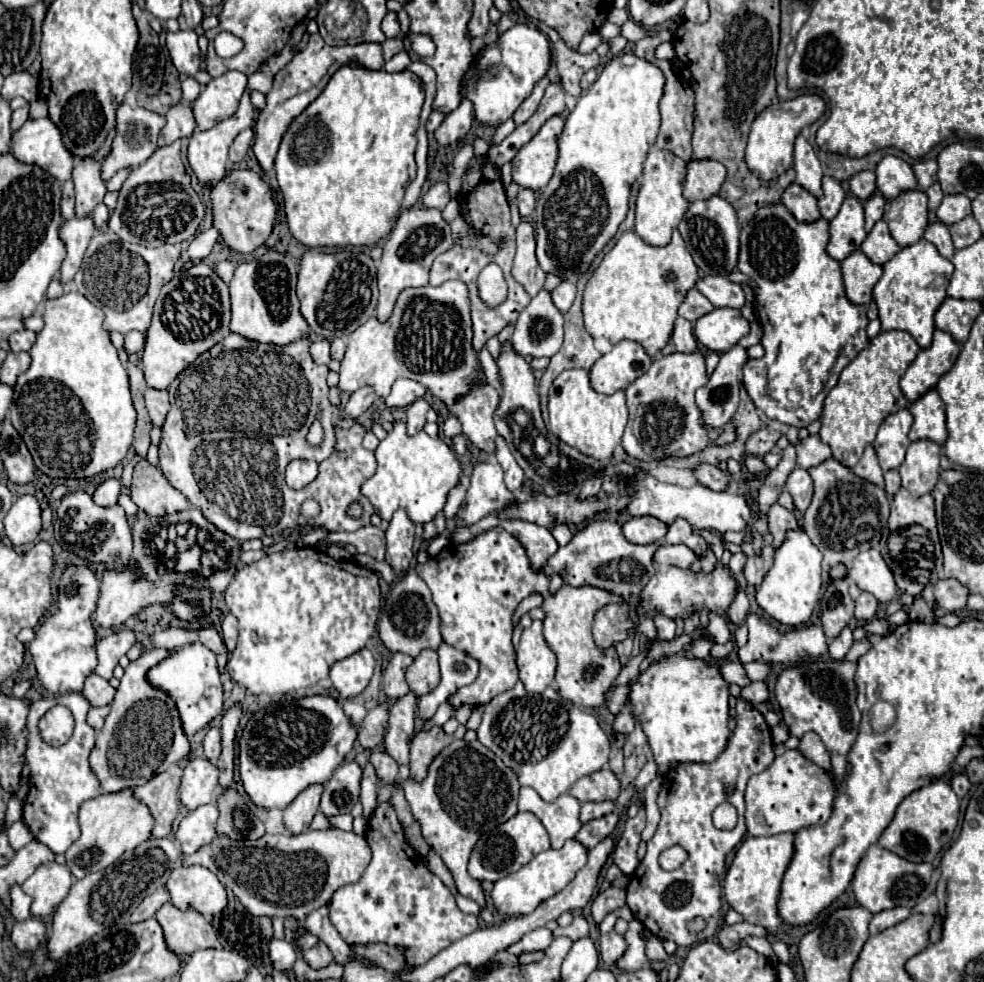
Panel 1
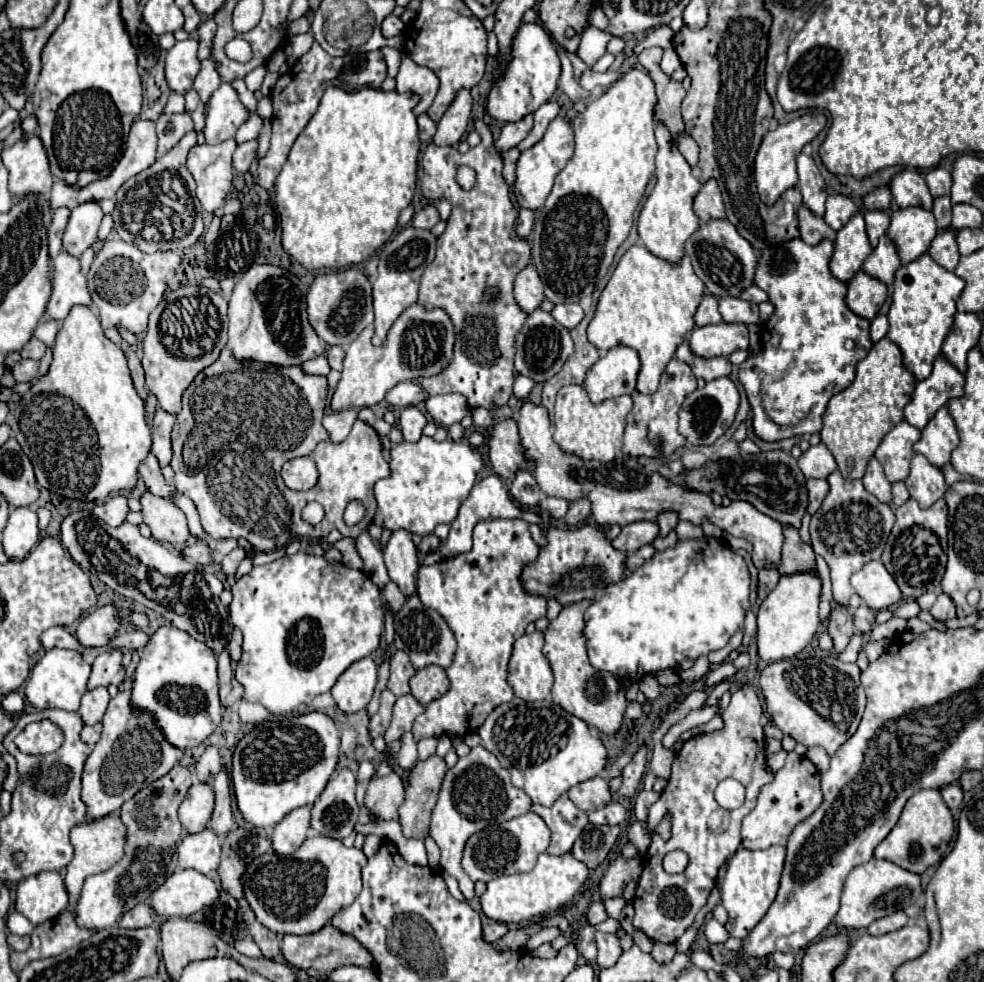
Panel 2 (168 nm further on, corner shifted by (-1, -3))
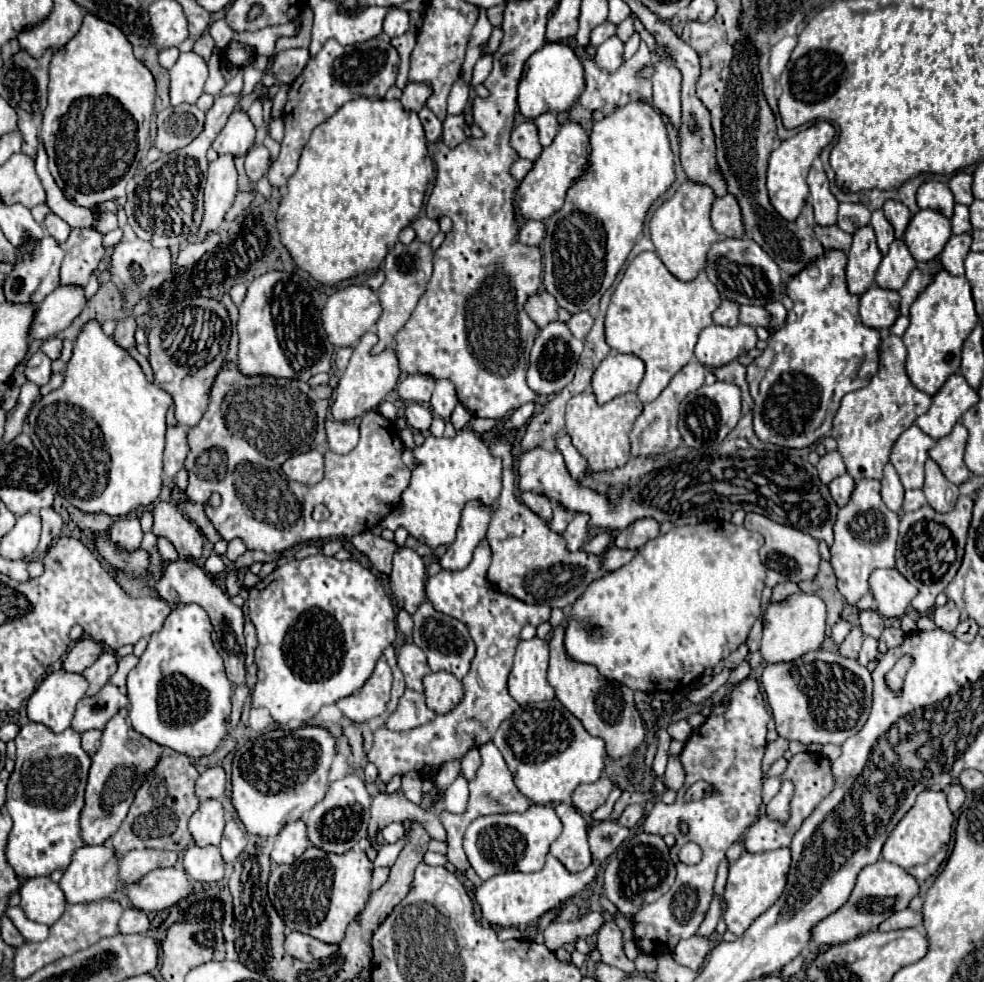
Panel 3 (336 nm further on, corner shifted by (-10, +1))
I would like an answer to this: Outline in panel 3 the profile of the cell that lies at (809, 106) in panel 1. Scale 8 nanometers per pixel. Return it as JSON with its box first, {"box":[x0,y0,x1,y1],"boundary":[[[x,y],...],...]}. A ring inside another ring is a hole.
{"box":[767,121,835,221],"boundary":[[[817,121],[815,125],[811,125],[805,131],[799,131],[797,135],[793,135],[791,139],[783,141],[769,159],[769,171],[767,171],[767,189],[769,189],[769,199],[771,205],[775,207],[775,211],[787,219],[787,221],[795,221],[807,201],[809,189],[807,189],[807,173],[813,165],[813,159],[823,151],[823,147],[827,147],[835,137],[835,129],[831,123],[827,121]]]}

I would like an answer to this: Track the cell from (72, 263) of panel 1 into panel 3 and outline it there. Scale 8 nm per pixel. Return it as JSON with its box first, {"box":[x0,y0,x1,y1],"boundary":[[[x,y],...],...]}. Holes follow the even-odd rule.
{"box":[29,285,87,341],"boundary":[[[59,285],[51,295],[45,297],[45,301],[37,305],[35,317],[29,329],[29,337],[37,341],[45,341],[61,333],[65,327],[71,325],[71,321],[83,311],[85,305],[87,305],[87,299],[81,287]]]}

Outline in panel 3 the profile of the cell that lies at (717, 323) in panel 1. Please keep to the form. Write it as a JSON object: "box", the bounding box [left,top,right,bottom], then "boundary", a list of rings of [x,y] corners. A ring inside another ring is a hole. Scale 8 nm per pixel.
{"box":[695,325,757,369],"boundary":[[[711,325],[701,331],[699,341],[695,345],[695,357],[699,359],[701,365],[717,369],[755,349],[755,343],[757,335],[755,329],[749,325],[737,327]]]}

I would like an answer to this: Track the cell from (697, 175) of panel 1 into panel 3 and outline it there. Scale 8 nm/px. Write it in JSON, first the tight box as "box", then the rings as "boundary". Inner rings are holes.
{"box":[711,195,743,237],"boundary":[[[725,195],[715,199],[711,209],[713,229],[723,237],[743,237],[743,219],[739,203],[733,195]]]}

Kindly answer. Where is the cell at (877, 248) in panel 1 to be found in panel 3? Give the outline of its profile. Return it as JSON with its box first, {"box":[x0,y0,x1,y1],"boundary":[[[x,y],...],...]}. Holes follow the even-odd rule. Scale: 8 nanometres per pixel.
{"box":[875,239,917,291],"boundary":[[[895,239],[891,243],[891,249],[889,253],[883,257],[879,269],[877,269],[877,277],[875,277],[875,283],[881,287],[881,289],[893,289],[893,291],[899,291],[909,273],[917,267],[915,259],[911,257],[907,245],[901,241],[901,239]]]}

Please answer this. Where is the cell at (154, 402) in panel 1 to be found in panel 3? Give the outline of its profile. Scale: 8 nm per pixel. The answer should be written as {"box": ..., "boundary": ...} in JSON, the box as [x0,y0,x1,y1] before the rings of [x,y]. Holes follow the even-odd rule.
{"box":[163,425,189,481],"boundary":[[[183,425],[167,427],[167,445],[165,445],[165,459],[163,459],[163,475],[167,481],[175,479],[175,475],[185,467],[187,453],[189,453],[187,429]]]}

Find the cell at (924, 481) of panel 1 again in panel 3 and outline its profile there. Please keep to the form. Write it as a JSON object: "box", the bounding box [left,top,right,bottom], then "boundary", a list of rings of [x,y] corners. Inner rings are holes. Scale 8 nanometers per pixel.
{"box":[923,459,959,513],"boundary":[[[929,459],[925,463],[925,485],[923,485],[923,493],[927,497],[927,503],[939,511],[939,513],[947,513],[955,507],[955,501],[959,497],[959,489],[957,485],[953,485],[951,481],[945,479],[945,475],[941,473],[939,465]]]}

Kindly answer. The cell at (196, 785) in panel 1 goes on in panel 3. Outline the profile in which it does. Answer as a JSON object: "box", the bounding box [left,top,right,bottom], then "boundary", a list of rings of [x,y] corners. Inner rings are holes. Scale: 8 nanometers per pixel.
{"box":[189,799,225,847],"boundary":[[[207,799],[199,803],[199,809],[193,813],[189,821],[189,831],[199,847],[203,845],[219,845],[223,835],[225,819],[223,807],[217,799]]]}

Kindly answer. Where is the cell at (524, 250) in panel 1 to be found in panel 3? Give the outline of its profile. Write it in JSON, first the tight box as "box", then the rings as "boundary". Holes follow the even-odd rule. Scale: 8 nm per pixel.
{"box":[525,289,557,329],"boundary":[[[539,289],[537,295],[529,297],[527,305],[525,305],[529,317],[535,321],[535,325],[541,329],[543,325],[549,325],[551,321],[557,319],[557,301],[551,293],[547,293],[545,289]]]}

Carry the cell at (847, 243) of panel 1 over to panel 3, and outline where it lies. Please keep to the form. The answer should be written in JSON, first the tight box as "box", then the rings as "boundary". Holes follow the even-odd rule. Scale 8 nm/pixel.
{"box":[847,227,881,295],"boundary":[[[861,227],[853,235],[853,245],[847,253],[847,285],[849,293],[863,295],[875,285],[875,273],[881,261],[881,253],[875,243],[871,227]]]}

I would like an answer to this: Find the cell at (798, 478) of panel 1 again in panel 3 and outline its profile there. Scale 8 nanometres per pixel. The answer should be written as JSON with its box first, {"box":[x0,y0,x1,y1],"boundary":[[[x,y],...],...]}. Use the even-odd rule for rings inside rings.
{"box":[829,475,855,507],"boundary":[[[841,475],[841,477],[837,477],[835,481],[829,483],[829,489],[831,489],[831,495],[833,495],[835,503],[839,507],[843,507],[851,499],[851,493],[855,489],[855,479],[851,475]]]}

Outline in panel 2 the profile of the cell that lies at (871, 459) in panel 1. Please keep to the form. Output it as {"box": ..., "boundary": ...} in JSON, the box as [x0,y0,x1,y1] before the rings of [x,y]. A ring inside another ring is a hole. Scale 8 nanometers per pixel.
{"box":[862,457,892,503],"boundary":[[[876,457],[870,459],[868,467],[866,467],[866,473],[862,477],[862,483],[866,487],[866,491],[870,491],[878,501],[882,503],[890,503],[892,501],[892,493],[890,493],[890,481],[886,479],[884,471],[882,471],[882,465],[878,463]]]}

